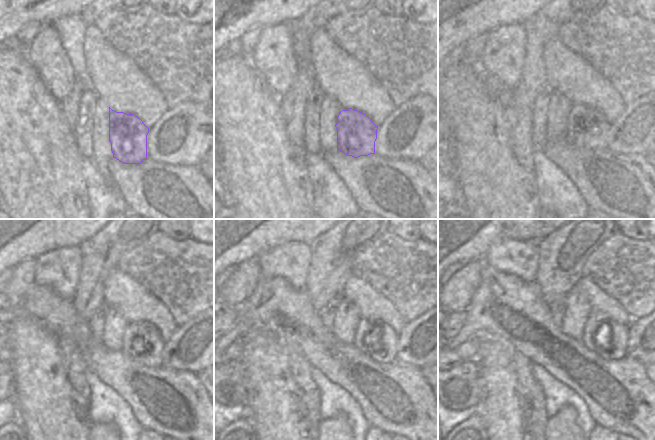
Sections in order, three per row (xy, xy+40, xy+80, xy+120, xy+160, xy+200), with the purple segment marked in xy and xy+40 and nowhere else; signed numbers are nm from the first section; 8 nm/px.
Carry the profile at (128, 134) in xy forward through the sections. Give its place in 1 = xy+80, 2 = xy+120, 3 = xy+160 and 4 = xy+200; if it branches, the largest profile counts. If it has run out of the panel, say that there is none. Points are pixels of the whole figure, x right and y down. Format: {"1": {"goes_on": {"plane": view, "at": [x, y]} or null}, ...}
{"1": {"goes_on": {"plane": "xy+80", "at": [587, 128]}}, "2": {"goes_on": {"plane": "xy+120", "at": [141, 341]}}, "3": {"goes_on": {"plane": "xy+160", "at": [379, 340]}}, "4": {"goes_on": {"plane": "xy+200", "at": [615, 348]}}}

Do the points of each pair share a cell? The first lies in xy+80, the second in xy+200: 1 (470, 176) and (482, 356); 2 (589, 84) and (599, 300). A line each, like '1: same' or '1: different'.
1: same
2: same

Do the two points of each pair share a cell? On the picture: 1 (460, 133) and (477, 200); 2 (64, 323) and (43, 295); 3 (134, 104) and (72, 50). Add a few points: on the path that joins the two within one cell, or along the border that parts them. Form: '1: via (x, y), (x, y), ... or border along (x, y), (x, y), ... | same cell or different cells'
1: via (477, 150), (477, 183) | same cell
2: via (58, 316), (44, 302) | same cell
3: border along (84, 37), (84, 66), (92, 83) | different cells

